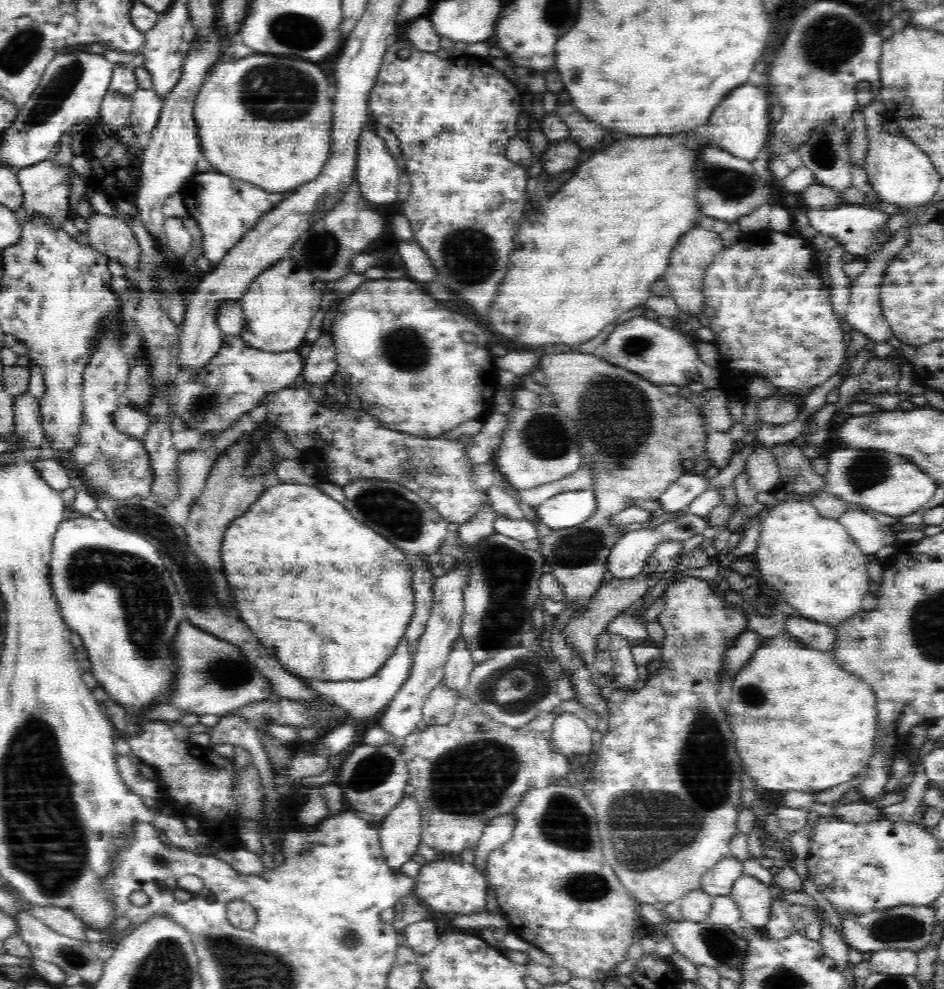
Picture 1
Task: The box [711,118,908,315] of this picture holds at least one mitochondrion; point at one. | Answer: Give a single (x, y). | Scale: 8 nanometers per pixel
(824, 147)

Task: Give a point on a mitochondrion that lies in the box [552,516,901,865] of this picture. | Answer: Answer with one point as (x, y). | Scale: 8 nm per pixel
(752, 695)

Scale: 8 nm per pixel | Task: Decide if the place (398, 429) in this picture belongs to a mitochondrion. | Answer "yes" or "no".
no

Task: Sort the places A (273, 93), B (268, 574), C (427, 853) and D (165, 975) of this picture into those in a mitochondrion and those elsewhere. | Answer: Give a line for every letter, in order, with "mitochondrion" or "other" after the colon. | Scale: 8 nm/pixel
A: mitochondrion
B: other
C: other
D: mitochondrion

